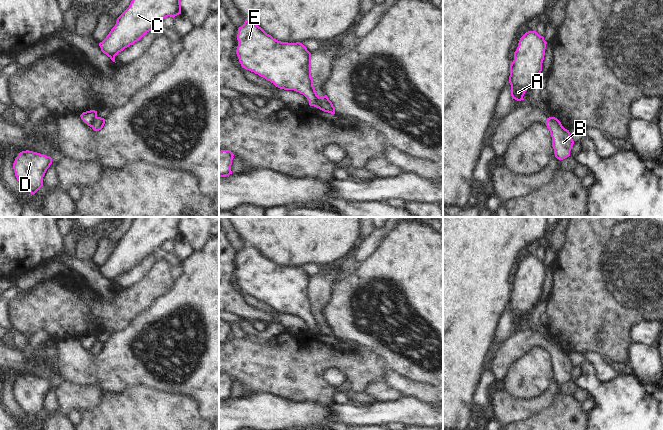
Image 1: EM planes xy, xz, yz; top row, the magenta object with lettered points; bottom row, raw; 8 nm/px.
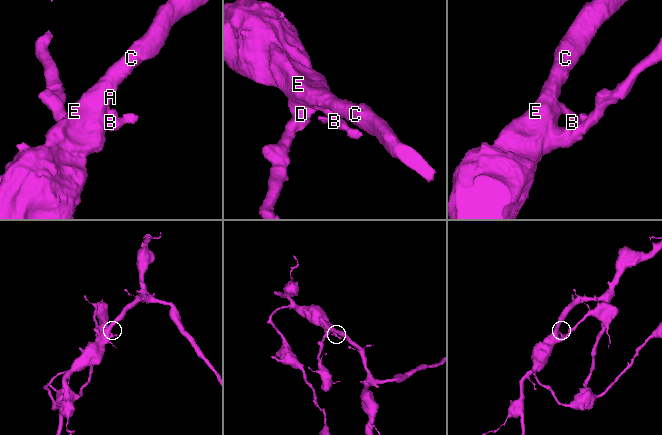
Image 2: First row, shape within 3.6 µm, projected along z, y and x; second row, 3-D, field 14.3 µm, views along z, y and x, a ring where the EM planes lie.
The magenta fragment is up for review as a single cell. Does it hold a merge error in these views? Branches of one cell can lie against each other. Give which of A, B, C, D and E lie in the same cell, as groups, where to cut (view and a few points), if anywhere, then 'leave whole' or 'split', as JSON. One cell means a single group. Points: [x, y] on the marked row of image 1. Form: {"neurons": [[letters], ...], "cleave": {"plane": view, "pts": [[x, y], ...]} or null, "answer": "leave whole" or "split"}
{"neurons": [["A", "C", "D", "E"], ["B"]], "cleave": {"plane": "xz", "pts": [[320, 97], [320, 105], [318, 107]]}, "answer": "split"}

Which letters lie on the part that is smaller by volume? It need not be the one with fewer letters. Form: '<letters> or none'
B

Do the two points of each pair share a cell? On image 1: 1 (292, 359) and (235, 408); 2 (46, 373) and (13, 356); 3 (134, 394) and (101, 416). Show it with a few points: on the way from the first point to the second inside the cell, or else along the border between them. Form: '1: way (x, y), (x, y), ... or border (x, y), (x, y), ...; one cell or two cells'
1: border (272, 393), (245, 395); two cells
2: way (38, 370), (21, 364); one cell
3: way (126, 402), (112, 416), (109, 416); one cell

